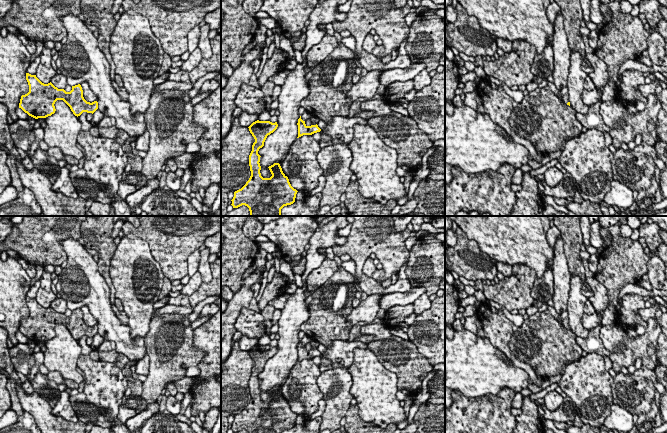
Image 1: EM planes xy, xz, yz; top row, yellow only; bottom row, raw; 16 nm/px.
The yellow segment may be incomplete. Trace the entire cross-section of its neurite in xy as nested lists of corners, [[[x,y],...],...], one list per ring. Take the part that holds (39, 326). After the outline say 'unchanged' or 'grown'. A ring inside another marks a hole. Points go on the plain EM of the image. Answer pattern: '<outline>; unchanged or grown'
[[[26,297],[26,304],[29,309],[29,316],[21,320],[19,332],[29,340],[38,343],[46,342],[55,337],[55,326],[63,324],[75,340],[83,336],[94,337],[98,333],[98,326],[87,326],[83,321],[83,314],[80,308],[72,310],[70,316],[58,313],[51,306],[42,307],[36,299]]]; unchanged

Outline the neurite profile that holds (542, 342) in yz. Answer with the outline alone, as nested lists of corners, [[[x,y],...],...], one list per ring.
[[[548,311],[537,312],[524,320],[522,326],[513,332],[509,347],[518,359],[534,367],[543,380],[563,375],[566,361],[575,362],[583,357],[583,350],[576,342],[576,335],[564,328]]]

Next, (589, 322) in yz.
[[[596,312],[591,315],[584,313],[581,319],[581,323],[583,327],[588,330],[596,328],[597,326],[602,326],[602,321],[599,319]]]

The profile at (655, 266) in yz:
[[[652,255],[647,262],[647,274],[653,289],[662,290],[665,276],[665,263],[659,256]]]

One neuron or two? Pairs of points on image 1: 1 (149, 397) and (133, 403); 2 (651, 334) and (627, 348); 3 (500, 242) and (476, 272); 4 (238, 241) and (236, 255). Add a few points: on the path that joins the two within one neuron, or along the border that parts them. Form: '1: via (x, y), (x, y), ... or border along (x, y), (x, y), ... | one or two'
1: border along (140, 396), (148, 403) | two
2: via (645, 340), (636, 348), (633, 348) | one
3: border along (471, 240), (474, 240), (483, 252), (497, 261) | two
4: via (236, 244), (236, 252) | one

